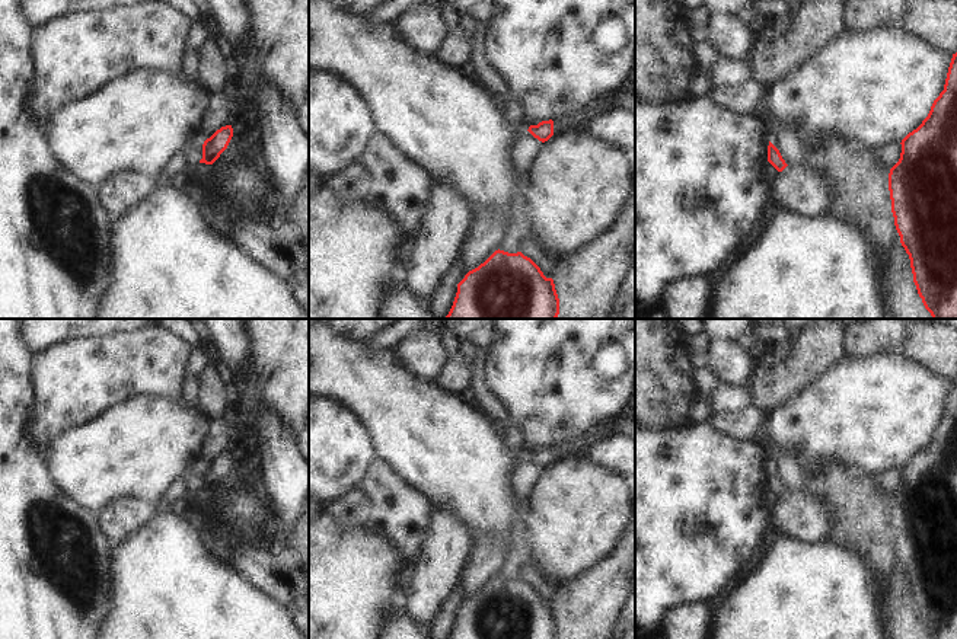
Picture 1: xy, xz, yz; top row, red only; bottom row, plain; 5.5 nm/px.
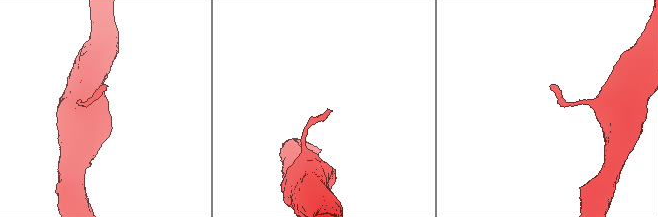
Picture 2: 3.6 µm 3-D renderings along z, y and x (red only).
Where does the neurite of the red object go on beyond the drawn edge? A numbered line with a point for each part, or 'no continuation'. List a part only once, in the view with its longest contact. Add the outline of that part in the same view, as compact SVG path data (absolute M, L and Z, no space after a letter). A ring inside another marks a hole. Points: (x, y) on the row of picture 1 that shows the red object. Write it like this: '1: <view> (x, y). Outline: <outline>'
no continuation

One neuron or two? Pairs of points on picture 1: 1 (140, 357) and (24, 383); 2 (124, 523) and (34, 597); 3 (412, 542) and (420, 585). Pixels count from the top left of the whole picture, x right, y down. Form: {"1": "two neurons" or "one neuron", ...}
{"1": "two neurons", "2": "two neurons", "3": "two neurons"}

